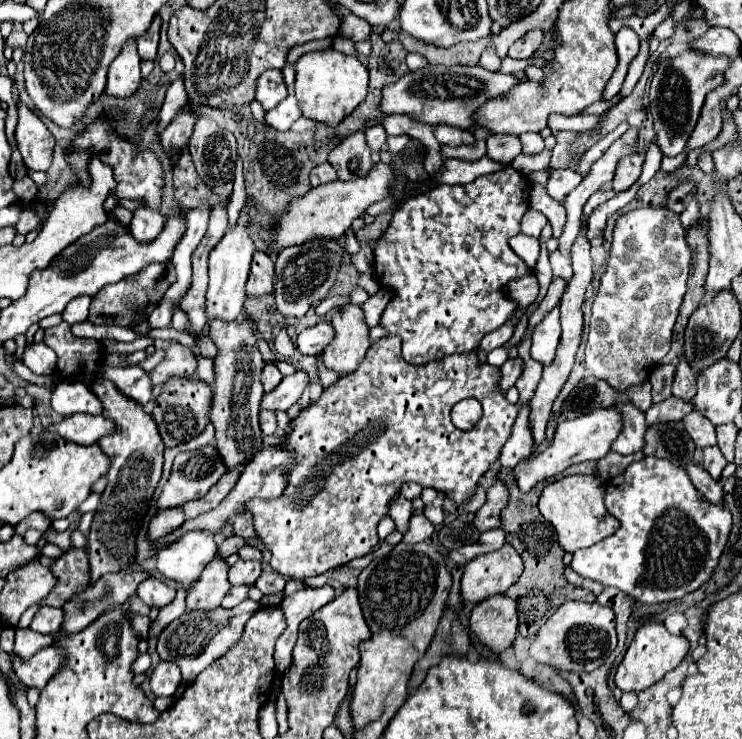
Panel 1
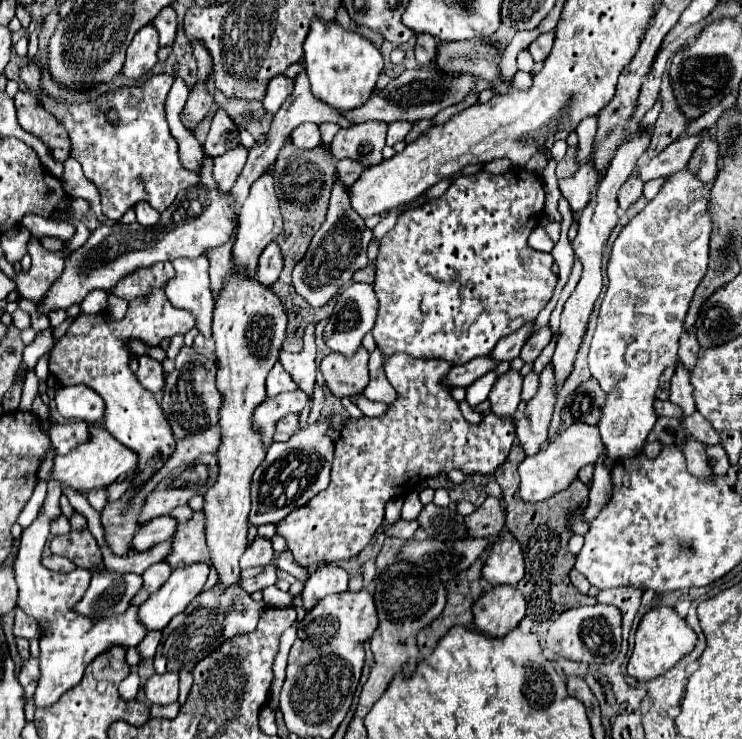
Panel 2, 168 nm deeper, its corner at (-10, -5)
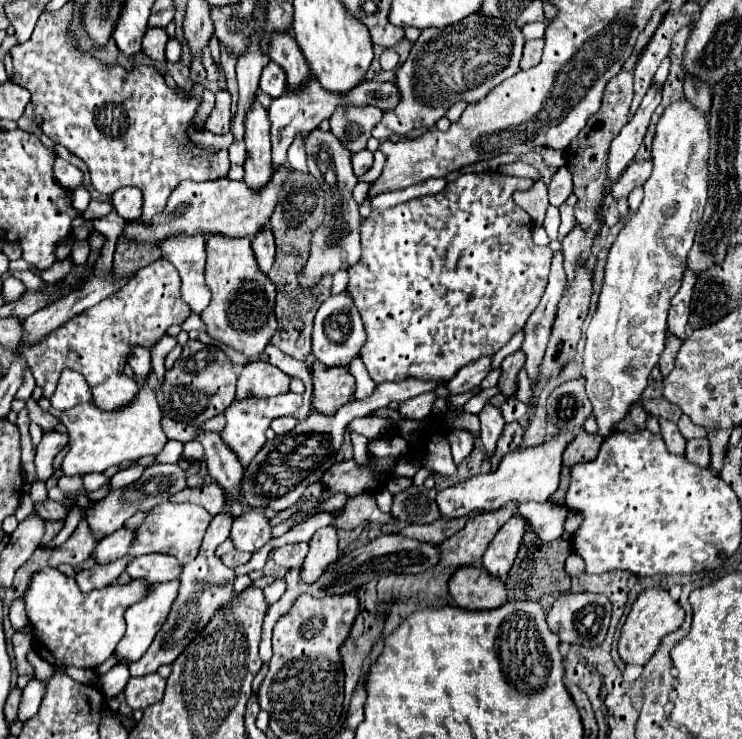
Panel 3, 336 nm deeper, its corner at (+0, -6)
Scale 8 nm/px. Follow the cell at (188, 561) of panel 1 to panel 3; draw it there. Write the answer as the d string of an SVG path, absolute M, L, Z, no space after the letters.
M172 579L168 583L156 583L156 585L150 585L148 587L148 595L140 601L140 603L134 603L132 607L128 607L128 611L124 613L124 619L126 619L126 633L122 637L122 641L118 643L116 647L116 655L122 659L122 663L132 663L132 661L138 661L146 649L150 647L152 639L156 637L156 633L160 631L160 627L164 625L166 617L168 617L168 611L174 603L174 599L178 597L178 587L180 587L180 579Z

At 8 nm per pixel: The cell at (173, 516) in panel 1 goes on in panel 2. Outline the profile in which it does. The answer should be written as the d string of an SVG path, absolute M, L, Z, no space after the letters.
M160 516L160 518L154 518L154 520L142 524L138 528L136 536L132 538L130 550L144 552L150 546L156 546L160 542L170 540L170 534L174 534L174 526L176 526L176 520L170 516Z

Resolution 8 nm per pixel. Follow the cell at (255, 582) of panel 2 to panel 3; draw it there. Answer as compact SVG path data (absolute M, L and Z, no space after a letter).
M296 543L296 545L284 545L278 549L272 549L270 559L274 563L280 563L280 567L294 569L294 567L302 567L306 553L308 553L308 543Z

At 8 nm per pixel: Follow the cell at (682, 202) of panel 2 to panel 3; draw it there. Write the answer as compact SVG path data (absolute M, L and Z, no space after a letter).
M686 99L672 103L656 125L656 137L652 143L654 171L644 183L644 199L640 209L626 221L616 241L610 247L604 267L604 285L598 297L598 307L586 329L584 347L584 379L586 393L592 403L592 413L598 423L598 435L606 439L616 431L616 423L628 417L630 407L640 401L642 391L648 385L652 367L658 365L660 353L666 343L666 317L668 307L676 291L680 289L688 251L694 245L706 199L708 199L708 117L696 111Z

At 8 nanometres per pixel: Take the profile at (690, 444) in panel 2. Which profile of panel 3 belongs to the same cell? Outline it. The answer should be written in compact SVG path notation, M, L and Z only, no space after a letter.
M660 419L660 433L662 433L662 439L664 439L668 451L672 451L674 455L684 455L684 451L686 451L686 439L678 431L676 423Z

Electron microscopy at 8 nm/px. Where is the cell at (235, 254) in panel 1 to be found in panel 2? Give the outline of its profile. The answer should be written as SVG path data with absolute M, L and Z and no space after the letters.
M268 170L252 184L250 194L248 194L246 202L240 208L238 234L236 234L234 252L232 252L234 254L234 264L244 266L248 274L256 274L258 256L262 254L262 250L266 248L268 242L278 238L280 232L282 232L282 214L280 214L280 206L278 206L278 196L274 192L274 178L272 178L272 174Z

